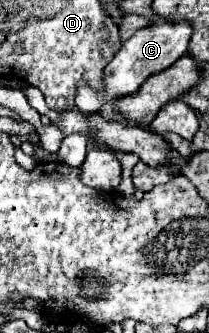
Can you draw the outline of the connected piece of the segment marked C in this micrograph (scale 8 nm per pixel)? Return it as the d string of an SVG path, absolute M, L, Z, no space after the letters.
M158 19L150 27L136 31L128 41L122 43L122 49L116 53L116 57L112 59L112 63L106 65L102 89L96 91L88 83L84 83L84 81L78 83L78 87L76 87L76 99L74 99L76 109L82 115L92 115L92 113L98 113L104 103L108 103L112 99L126 97L130 93L136 93L140 89L140 85L150 75L168 69L174 61L178 61L188 51L190 35L192 35L192 27L188 23L168 23L164 19Z

